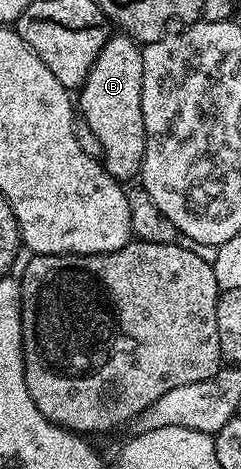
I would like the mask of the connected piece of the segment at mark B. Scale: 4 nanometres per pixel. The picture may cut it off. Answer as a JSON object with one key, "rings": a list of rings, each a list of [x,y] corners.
{"rings":[[[124,33],[110,34],[95,65],[87,73],[79,88],[80,118],[99,137],[103,145],[103,166],[118,181],[136,180],[141,174],[145,152],[143,129],[143,57],[136,39]]]}

